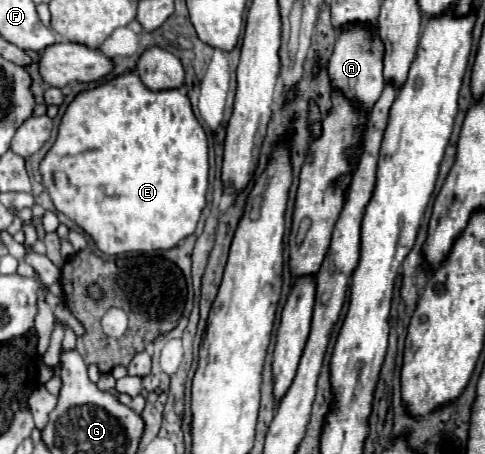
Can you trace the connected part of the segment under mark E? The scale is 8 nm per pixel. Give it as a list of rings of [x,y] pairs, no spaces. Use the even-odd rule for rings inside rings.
[[[148,47],[140,55],[140,59],[136,63],[136,71],[122,73],[122,75],[110,79],[110,81],[100,83],[98,87],[92,87],[92,89],[86,89],[86,91],[78,93],[74,97],[74,101],[68,105],[68,109],[66,109],[62,121],[60,121],[58,137],[56,137],[54,145],[50,147],[50,151],[46,153],[46,157],[40,163],[42,185],[50,193],[54,207],[60,213],[64,213],[66,217],[70,217],[72,221],[76,221],[94,239],[96,247],[102,253],[106,253],[106,255],[118,255],[118,253],[130,253],[130,251],[156,251],[156,249],[172,249],[172,247],[176,247],[176,245],[182,243],[184,237],[194,233],[196,223],[198,223],[198,219],[202,215],[202,209],[206,205],[206,191],[208,191],[208,139],[206,139],[206,133],[204,133],[202,125],[194,117],[194,111],[192,111],[188,95],[180,93],[180,89],[178,89],[178,87],[184,85],[184,69],[182,69],[180,59],[176,55],[172,55],[170,51],[164,51],[160,47]]]

